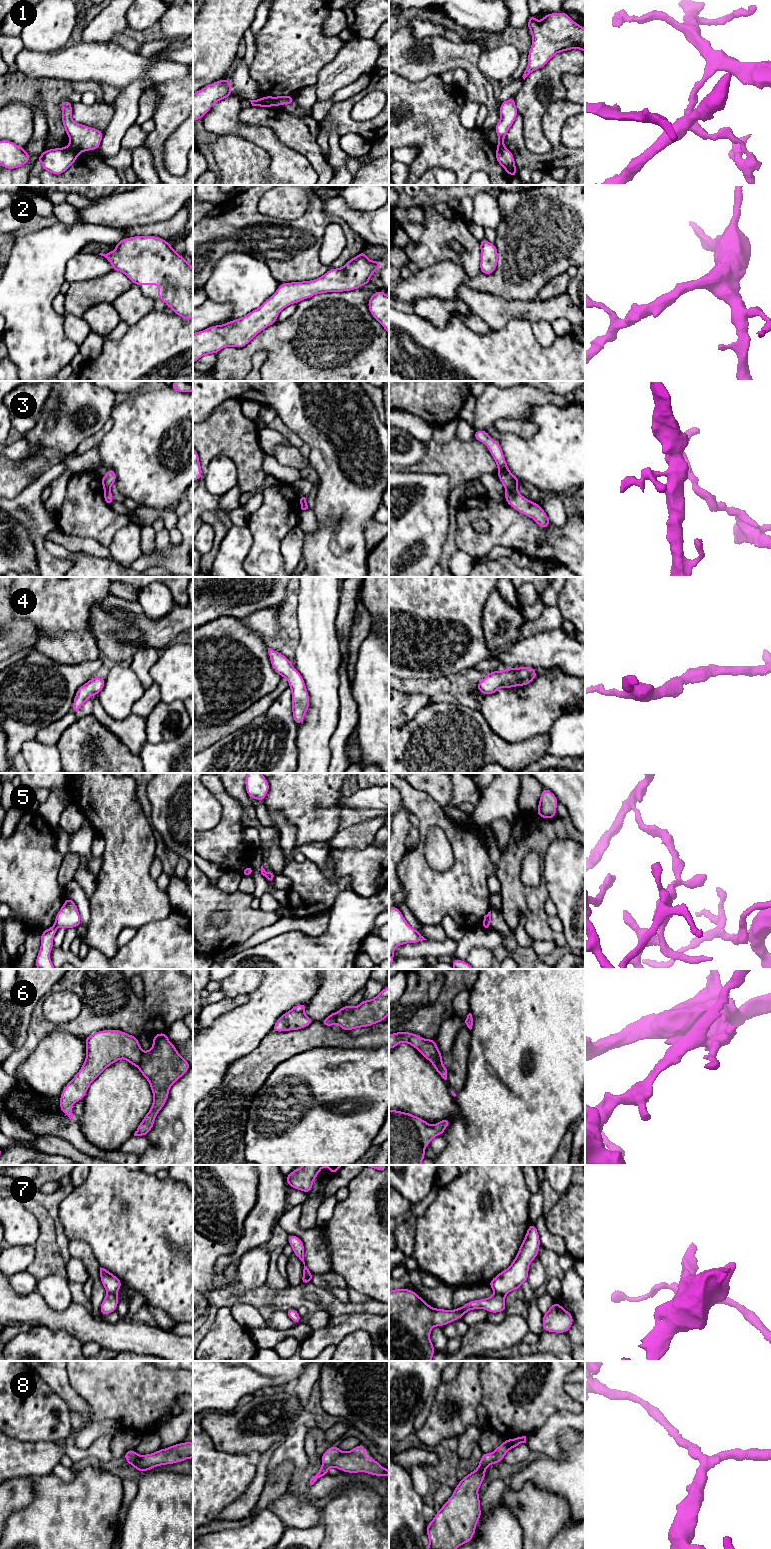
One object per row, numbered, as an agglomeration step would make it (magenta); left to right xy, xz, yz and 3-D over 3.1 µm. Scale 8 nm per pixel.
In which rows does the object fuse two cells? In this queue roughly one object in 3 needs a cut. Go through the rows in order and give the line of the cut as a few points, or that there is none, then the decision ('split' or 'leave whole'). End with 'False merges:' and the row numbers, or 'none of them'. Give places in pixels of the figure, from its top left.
1: cut in xy along (68, 145), (80, 151); split
2: no cut; leave whole
3: cut in yz along (506, 488), (516, 489); split
4: no cut; leave whole
5: cut in xy along (54, 924), (56, 927); split
6: no cut; leave whole
7: cut in xy along (107, 1293), (116, 1294); split
8: no cut; leave whole
False merges: 1, 3, 5, 7

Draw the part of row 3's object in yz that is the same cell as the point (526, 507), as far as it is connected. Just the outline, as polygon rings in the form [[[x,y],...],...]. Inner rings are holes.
[[[517,489],[505,490],[505,501],[521,514],[532,518],[541,528],[548,529],[550,520],[538,503],[522,496]]]

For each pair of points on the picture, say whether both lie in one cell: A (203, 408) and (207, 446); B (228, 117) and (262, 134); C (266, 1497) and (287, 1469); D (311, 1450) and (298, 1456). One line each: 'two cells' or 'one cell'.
A: two cells
B: one cell
C: one cell
D: two cells

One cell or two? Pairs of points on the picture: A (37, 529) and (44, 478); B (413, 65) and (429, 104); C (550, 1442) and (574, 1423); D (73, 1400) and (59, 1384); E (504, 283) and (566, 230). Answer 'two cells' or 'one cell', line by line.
A: one cell
B: two cells
C: one cell
D: one cell
E: one cell

